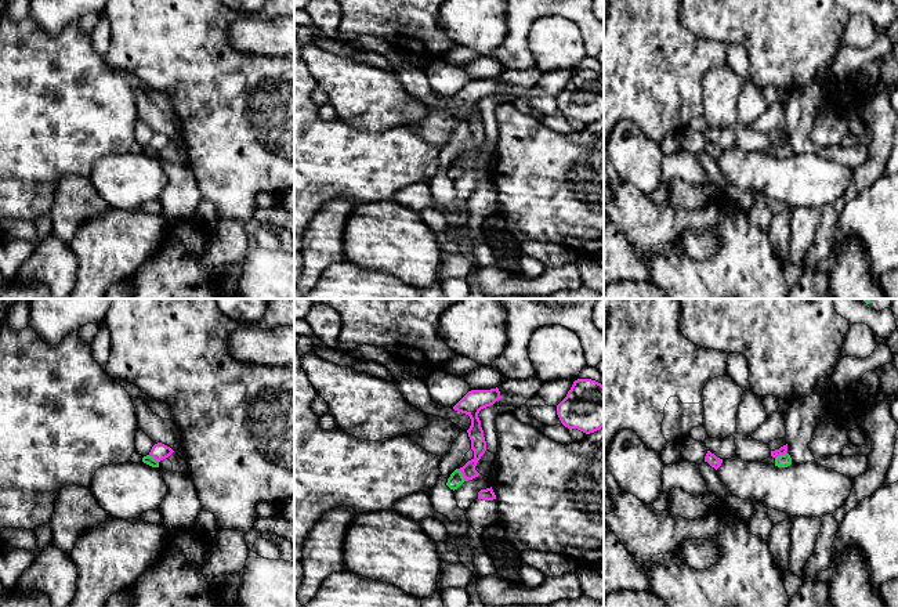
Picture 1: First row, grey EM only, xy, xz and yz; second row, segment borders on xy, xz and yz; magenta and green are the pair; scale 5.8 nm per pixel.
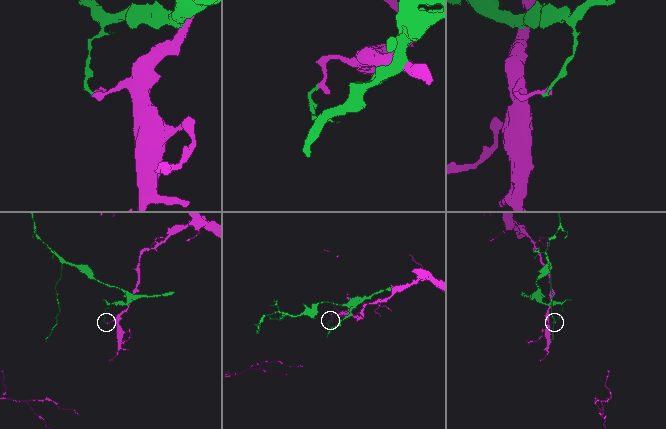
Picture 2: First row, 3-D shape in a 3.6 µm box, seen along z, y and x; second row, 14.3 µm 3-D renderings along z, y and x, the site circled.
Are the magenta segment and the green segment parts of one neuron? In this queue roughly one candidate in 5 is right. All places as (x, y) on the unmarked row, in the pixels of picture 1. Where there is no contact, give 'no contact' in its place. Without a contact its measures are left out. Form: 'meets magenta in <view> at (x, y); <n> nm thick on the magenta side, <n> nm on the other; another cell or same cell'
meets magenta in xz at (462, 163); 90 nm thick on the magenta side, 90 nm on the other; another cell

